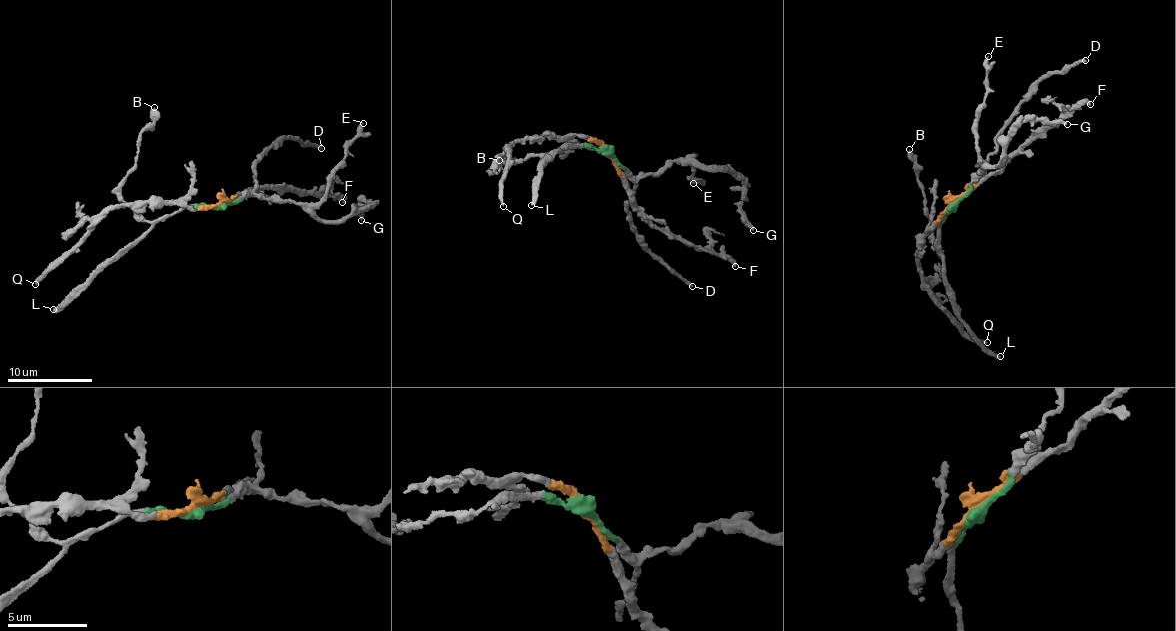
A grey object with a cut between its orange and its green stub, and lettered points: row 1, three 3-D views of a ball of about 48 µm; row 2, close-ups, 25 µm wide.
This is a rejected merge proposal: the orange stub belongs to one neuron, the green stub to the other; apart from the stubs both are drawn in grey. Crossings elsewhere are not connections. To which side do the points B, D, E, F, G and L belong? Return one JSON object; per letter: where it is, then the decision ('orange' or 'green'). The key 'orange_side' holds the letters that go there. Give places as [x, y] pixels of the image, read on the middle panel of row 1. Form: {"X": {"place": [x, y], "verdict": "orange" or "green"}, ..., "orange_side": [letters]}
{"B": {"place": [499, 160], "verdict": "green"}, "D": {"place": [692, 286], "verdict": "green"}, "E": {"place": [693, 183], "verdict": "green"}, "F": {"place": [735, 266], "verdict": "orange"}, "G": {"place": [753, 230], "verdict": "green"}, "L": {"place": [531, 205], "verdict": "green"}, "orange_side": ["F"]}

